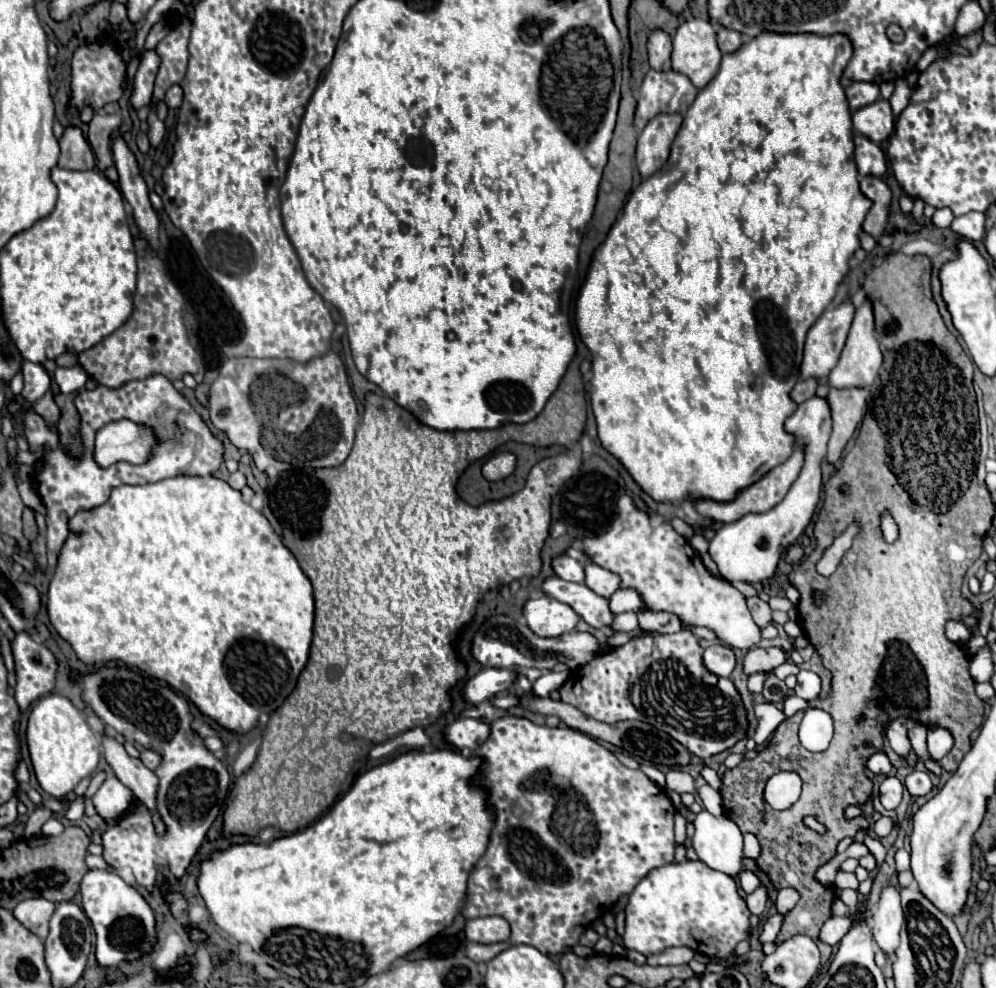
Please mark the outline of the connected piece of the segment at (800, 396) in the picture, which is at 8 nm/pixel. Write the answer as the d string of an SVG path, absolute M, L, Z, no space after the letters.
M813 378L801 380L801 382L795 384L795 388L793 388L793 392L789 396L791 396L791 400L795 404L801 404L801 402L805 402L805 400L809 400L809 398L815 396L815 388L817 388L817 382Z

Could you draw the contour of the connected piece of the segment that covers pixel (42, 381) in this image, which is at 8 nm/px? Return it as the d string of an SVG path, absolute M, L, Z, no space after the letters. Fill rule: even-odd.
M25 362L21 370L23 370L23 380L25 380L21 396L25 396L25 400L33 404L35 400L43 398L43 394L49 390L51 378L49 378L49 374L45 372L45 368L41 364Z

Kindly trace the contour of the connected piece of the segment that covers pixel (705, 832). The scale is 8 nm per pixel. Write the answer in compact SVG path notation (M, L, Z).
M701 810L695 820L693 848L697 858L705 862L711 870L737 876L743 862L743 834L727 818L727 814L713 816L707 810Z

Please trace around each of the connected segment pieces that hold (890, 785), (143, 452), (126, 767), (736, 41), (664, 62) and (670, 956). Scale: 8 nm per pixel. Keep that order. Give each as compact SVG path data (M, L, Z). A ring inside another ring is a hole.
M895 776L886 777L879 787L879 800L885 810L895 810L903 797L904 786Z
M127 418L107 422L95 432L93 460L99 468L109 468L117 462L143 464L151 458L157 442L157 434L151 426Z
M103 736L103 756L117 774L117 778L137 796L139 802L151 812L155 832L165 834L165 824L157 812L157 786L159 778L153 770L149 770L139 758L131 758L121 744L117 744L111 736Z
M719 26L717 28L717 46L723 54L731 54L735 52L739 46L743 44L743 36L735 30L729 30L725 26Z
M655 30L649 38L649 64L653 70L667 72L671 70L671 38L663 30Z
M671 946L659 954L653 954L647 958L651 966L675 966L675 964L687 964L695 952L687 946Z

